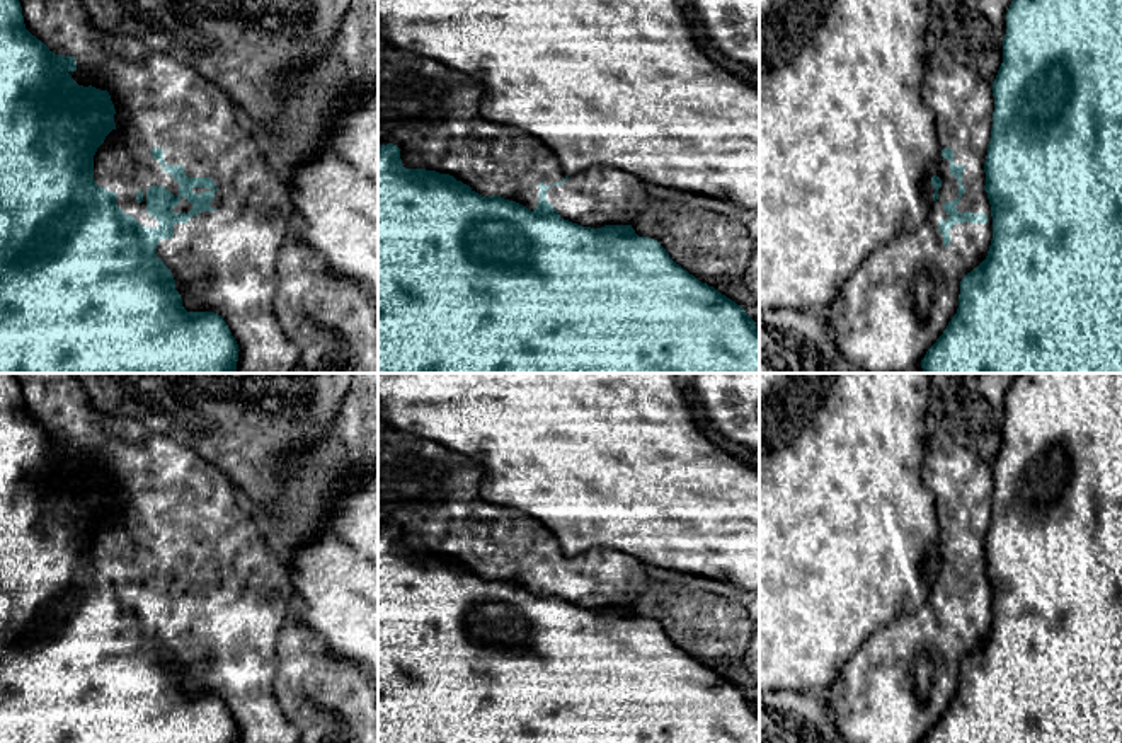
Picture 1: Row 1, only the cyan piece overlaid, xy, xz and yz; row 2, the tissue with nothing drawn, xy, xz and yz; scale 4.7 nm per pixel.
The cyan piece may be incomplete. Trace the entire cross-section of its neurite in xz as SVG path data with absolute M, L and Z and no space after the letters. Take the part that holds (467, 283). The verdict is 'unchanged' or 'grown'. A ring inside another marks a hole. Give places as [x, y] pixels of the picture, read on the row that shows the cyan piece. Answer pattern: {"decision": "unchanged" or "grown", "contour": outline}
{"decision": "unchanged", "contour": "M378 143L378 373L759 373L759 329L741 305L717 291L713 286L696 279L676 264L657 240L638 237L632 225L604 225L601 228L591 228L564 220L552 203L547 201L547 191L553 186L545 186L543 182L538 186L541 189L538 194L540 201L531 211L526 206L501 196L485 198L449 174L426 169L405 169L397 145Z"}

